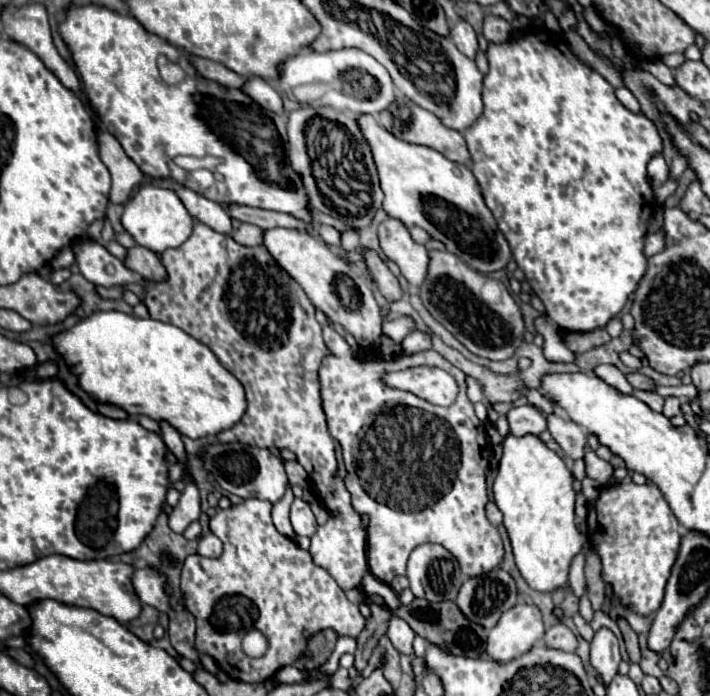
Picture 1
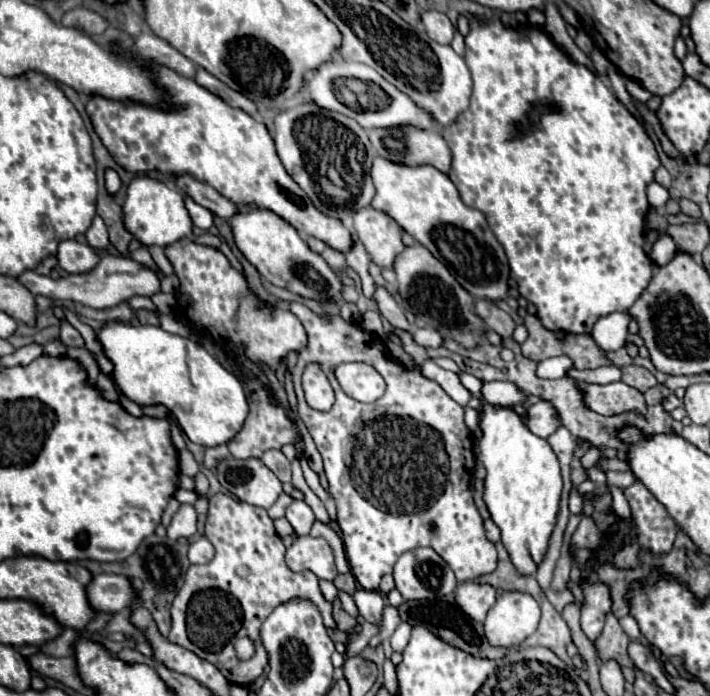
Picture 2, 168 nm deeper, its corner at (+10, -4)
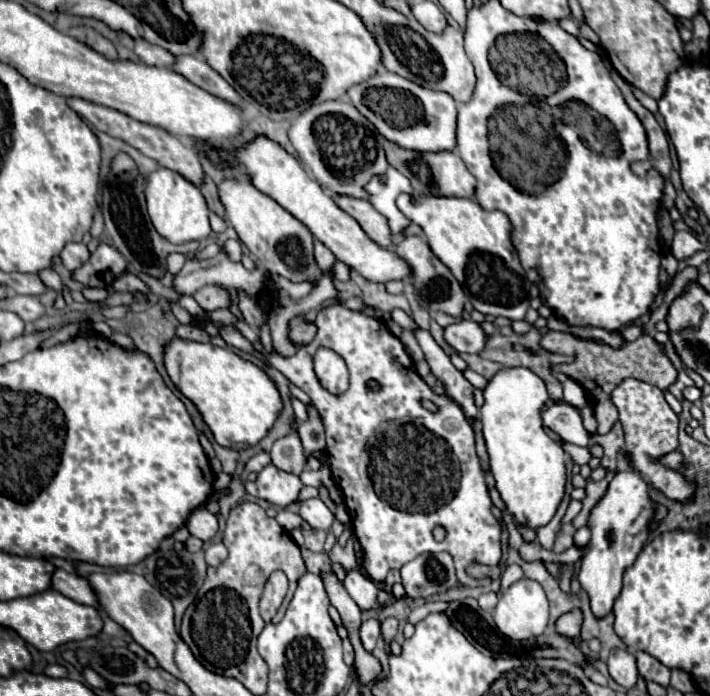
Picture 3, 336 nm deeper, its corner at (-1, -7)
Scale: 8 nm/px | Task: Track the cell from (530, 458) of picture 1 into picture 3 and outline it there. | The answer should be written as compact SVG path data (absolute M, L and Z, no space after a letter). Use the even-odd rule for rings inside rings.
M504 368L488 382L484 398L480 420L496 490L520 526L538 530L554 518L566 486L564 450L544 432L540 418L540 408L548 400L546 386L528 368Z

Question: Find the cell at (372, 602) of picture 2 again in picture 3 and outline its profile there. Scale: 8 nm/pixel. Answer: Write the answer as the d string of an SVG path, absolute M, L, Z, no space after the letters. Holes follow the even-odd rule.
M350 570L346 574L344 588L348 590L350 598L360 606L360 610L372 610L372 608L376 608L376 604L378 604L378 588L360 570Z

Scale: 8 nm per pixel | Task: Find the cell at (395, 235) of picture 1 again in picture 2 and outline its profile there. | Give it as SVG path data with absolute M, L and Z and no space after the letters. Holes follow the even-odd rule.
M367 205L353 213L353 229L377 265L393 267L393 257L405 247L395 219Z

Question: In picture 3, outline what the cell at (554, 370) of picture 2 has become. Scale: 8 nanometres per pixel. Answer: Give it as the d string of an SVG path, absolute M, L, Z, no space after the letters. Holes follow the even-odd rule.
M568 378L568 380L564 382L564 398L566 398L566 402L570 402L572 406L582 408L582 406L584 406L586 392L584 392L584 388L582 388L576 380Z

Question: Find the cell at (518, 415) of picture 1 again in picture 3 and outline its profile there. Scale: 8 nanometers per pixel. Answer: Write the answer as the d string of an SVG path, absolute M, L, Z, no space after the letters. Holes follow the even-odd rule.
M552 404L542 412L544 426L550 428L554 434L558 434L564 442L576 444L576 446L588 446L588 430L582 424L580 412L570 404Z

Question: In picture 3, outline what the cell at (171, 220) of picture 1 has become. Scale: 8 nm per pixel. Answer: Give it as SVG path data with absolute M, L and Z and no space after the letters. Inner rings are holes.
M160 168L156 172L152 172L146 178L146 204L148 204L148 216L156 228L156 232L160 232L160 236L164 236L168 242L172 244L184 244L190 240L204 240L212 230L208 224L208 206L206 200L200 192L198 186L186 182L180 174L168 170L168 168Z

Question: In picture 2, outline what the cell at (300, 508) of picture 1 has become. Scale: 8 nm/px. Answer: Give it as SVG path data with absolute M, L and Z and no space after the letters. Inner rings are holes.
M293 501L287 507L287 521L293 525L295 535L307 535L311 531L311 525L315 523L315 513L311 511L311 507L305 501Z

